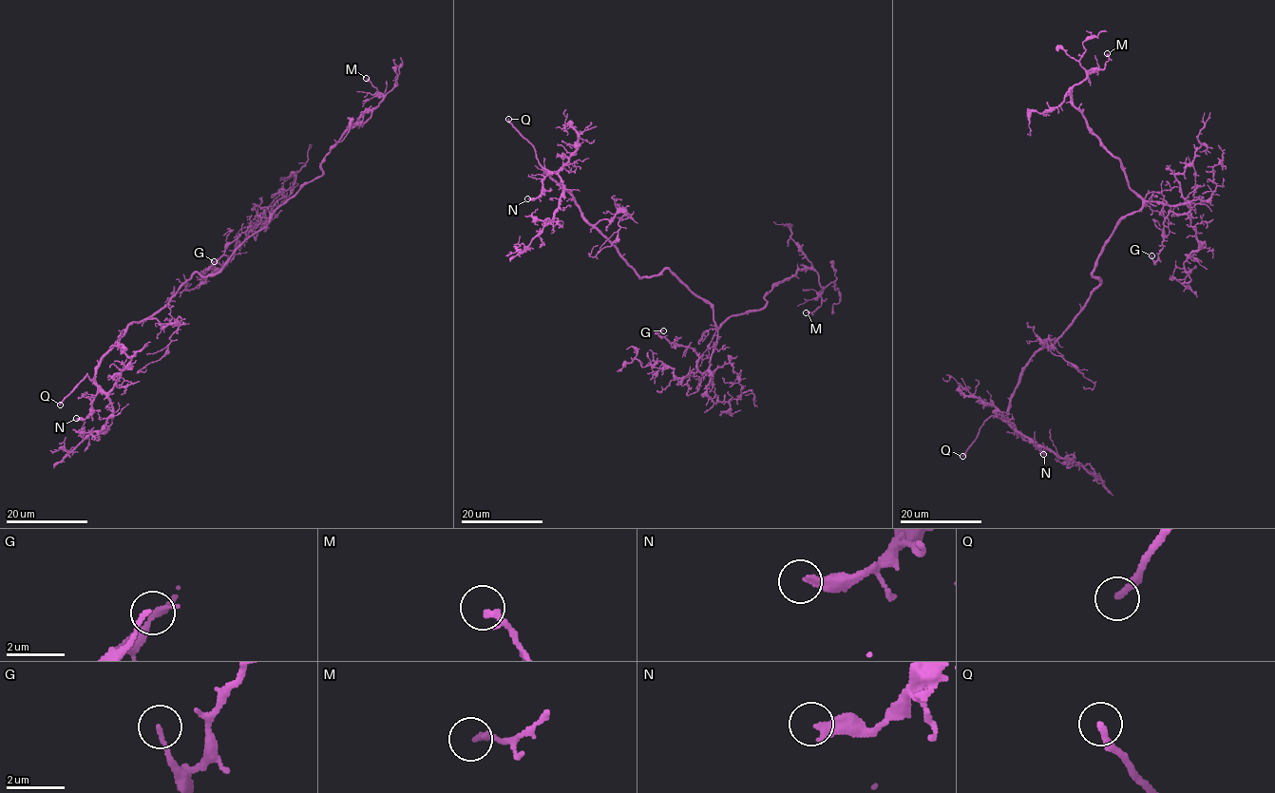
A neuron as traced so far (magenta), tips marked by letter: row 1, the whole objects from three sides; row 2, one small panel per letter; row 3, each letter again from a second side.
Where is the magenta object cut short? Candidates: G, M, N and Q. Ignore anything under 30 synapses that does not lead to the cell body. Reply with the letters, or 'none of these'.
Q

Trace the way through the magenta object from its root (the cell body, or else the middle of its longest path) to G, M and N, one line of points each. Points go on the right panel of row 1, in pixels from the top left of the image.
G: (1094, 276), (1122, 217), (1146, 201), (1187, 205), (1165, 219), (1163, 247), (1156, 260), (1151, 255)
M: (1094, 276), (1094, 262), (1116, 225), (1142, 205), (1121, 163), (1070, 95), (1090, 70), (1104, 68), (1107, 53)
N: (1094, 276), (1100, 283), (1079, 314), (1051, 346), (1039, 349), (1031, 358), (1008, 407), (1008, 422), (1043, 454)

